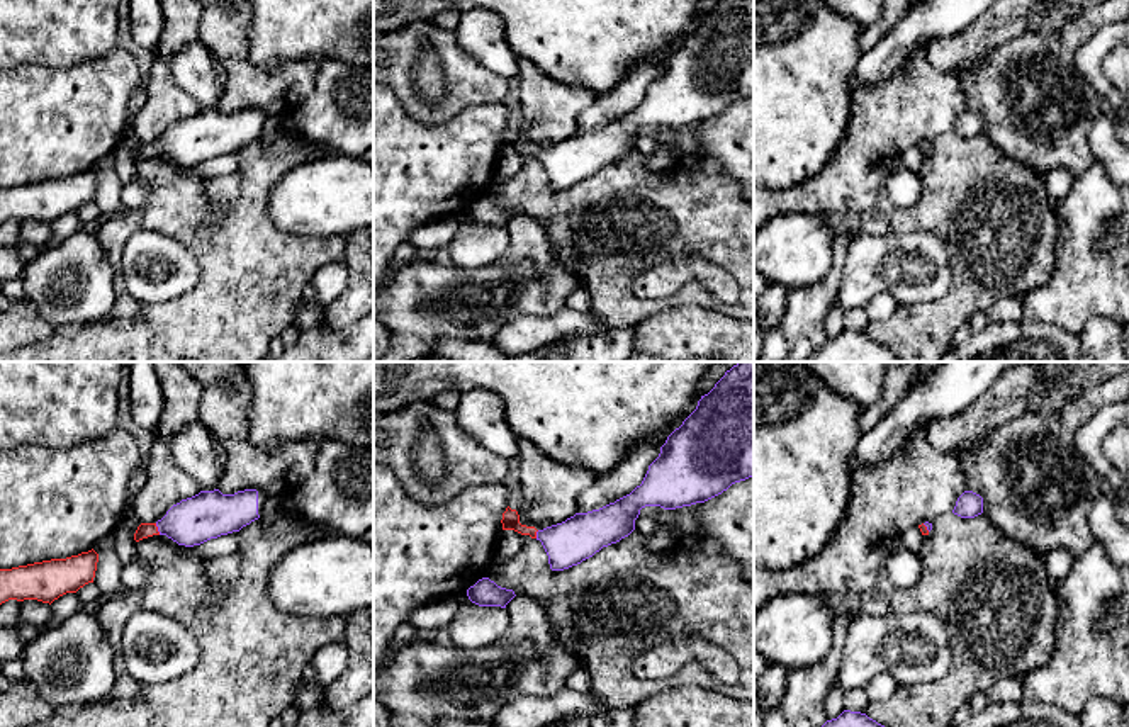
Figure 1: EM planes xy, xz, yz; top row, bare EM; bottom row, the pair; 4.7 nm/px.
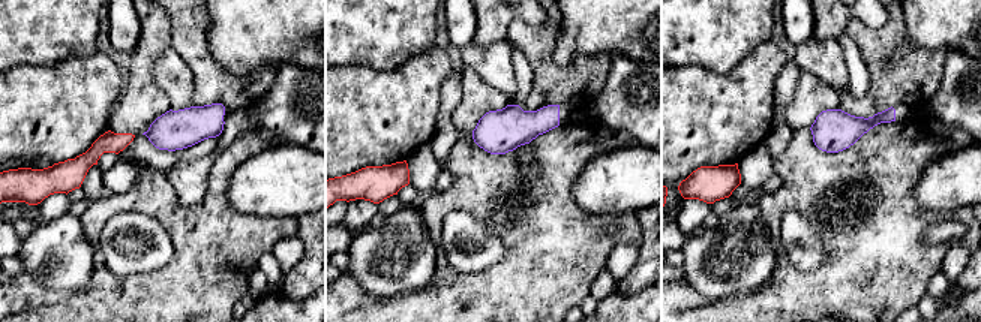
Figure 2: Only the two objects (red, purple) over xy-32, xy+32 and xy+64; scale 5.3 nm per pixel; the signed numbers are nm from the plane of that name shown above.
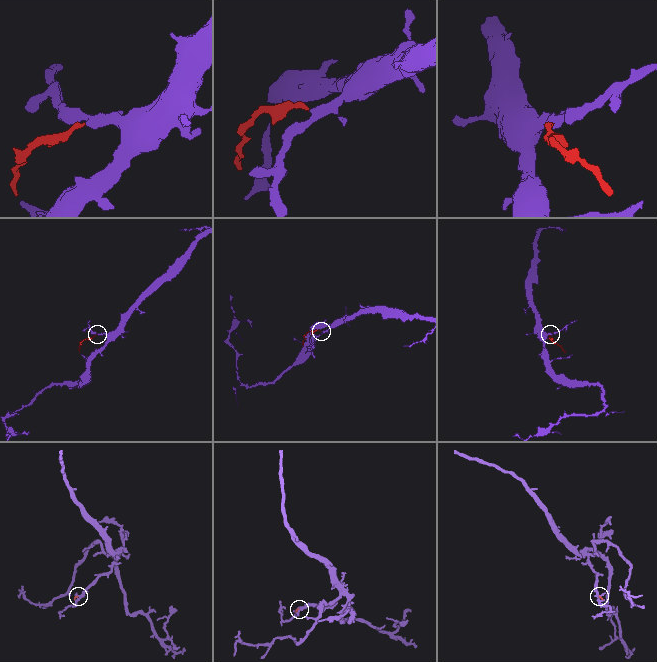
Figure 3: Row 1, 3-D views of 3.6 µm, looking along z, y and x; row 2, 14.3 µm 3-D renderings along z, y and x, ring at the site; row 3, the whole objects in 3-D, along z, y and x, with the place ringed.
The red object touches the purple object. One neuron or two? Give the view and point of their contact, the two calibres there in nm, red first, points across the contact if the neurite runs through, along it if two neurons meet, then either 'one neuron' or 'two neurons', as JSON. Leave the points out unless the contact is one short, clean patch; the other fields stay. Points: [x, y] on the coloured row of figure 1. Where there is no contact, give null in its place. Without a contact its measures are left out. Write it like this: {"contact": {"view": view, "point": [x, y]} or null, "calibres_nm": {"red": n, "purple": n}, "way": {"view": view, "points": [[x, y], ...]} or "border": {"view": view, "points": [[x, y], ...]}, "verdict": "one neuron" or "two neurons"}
{"contact": {"view": "xy", "point": [157, 529]}, "calibres_nm": {"red": 70, "purple": 220}, "way": {"view": "xy", "points": [[145, 530], [157, 529], [189, 524], [207, 515]]}, "verdict": "one neuron"}

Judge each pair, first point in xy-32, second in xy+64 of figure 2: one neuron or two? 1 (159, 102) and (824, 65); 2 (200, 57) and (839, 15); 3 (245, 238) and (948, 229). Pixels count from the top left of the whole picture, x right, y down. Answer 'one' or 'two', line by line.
1: two
2: two
3: two

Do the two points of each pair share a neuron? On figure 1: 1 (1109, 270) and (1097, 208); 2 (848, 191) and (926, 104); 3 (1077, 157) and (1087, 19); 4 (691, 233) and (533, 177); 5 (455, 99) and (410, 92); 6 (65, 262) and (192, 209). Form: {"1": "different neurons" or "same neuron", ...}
{"1": "same neuron", "2": "same neuron", "3": "same neuron", "4": "same neuron", "5": "same neuron", "6": "different neurons"}

